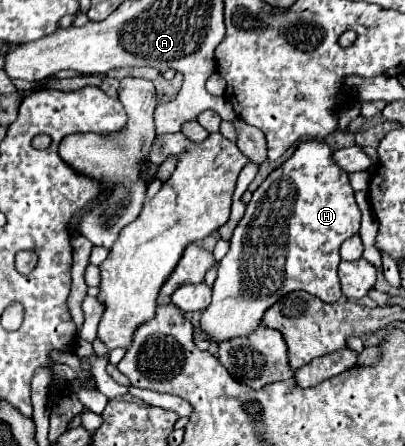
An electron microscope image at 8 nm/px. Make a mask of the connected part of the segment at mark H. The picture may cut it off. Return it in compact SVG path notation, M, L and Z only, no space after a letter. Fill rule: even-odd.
M302 141L296 147L294 155L276 171L272 171L266 181L254 191L242 221L234 229L230 251L218 263L218 277L212 287L214 295L212 303L202 315L202 329L212 335L214 343L226 341L234 335L246 335L258 327L264 311L290 291L306 291L324 303L340 301L344 297L336 273L340 263L340 245L348 237L356 235L358 229L360 209L356 205L348 173L334 161L334 149L330 149L330 145L324 141Z

